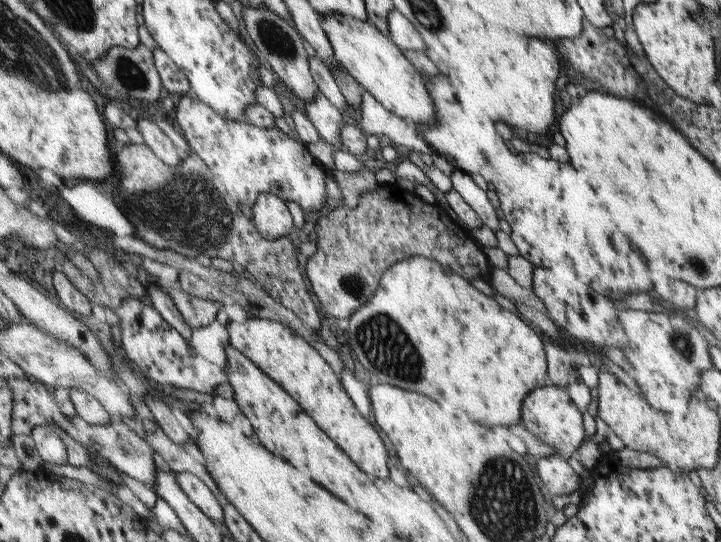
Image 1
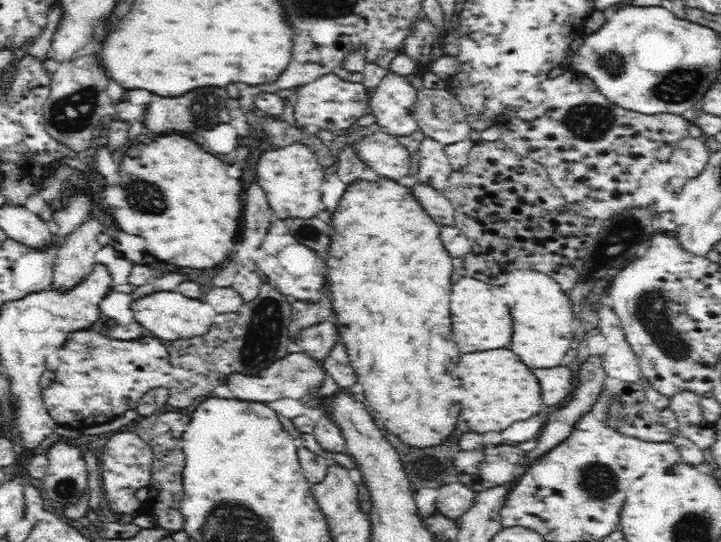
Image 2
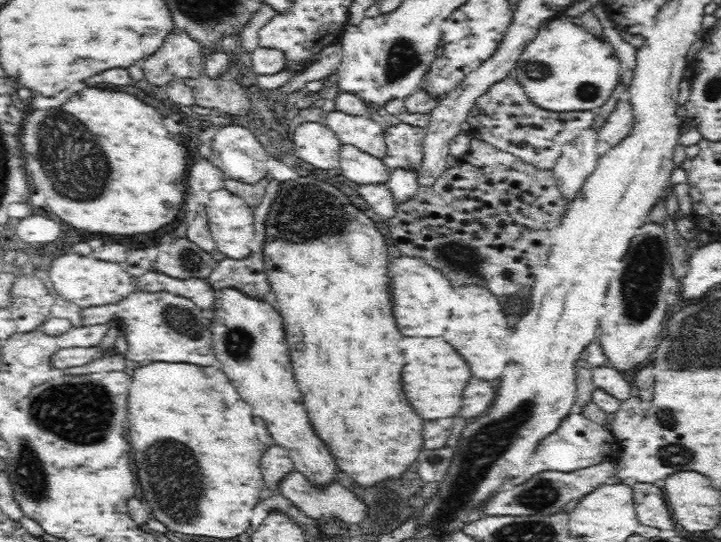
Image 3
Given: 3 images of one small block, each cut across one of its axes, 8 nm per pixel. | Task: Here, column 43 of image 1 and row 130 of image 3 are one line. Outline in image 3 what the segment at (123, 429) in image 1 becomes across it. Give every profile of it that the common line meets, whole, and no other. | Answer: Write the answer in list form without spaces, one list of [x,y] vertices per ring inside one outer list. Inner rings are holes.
[[[404,122],[388,126],[383,130],[387,151],[381,158],[382,164],[388,171],[413,172],[422,158],[424,138],[425,128],[422,126],[410,126]]]

